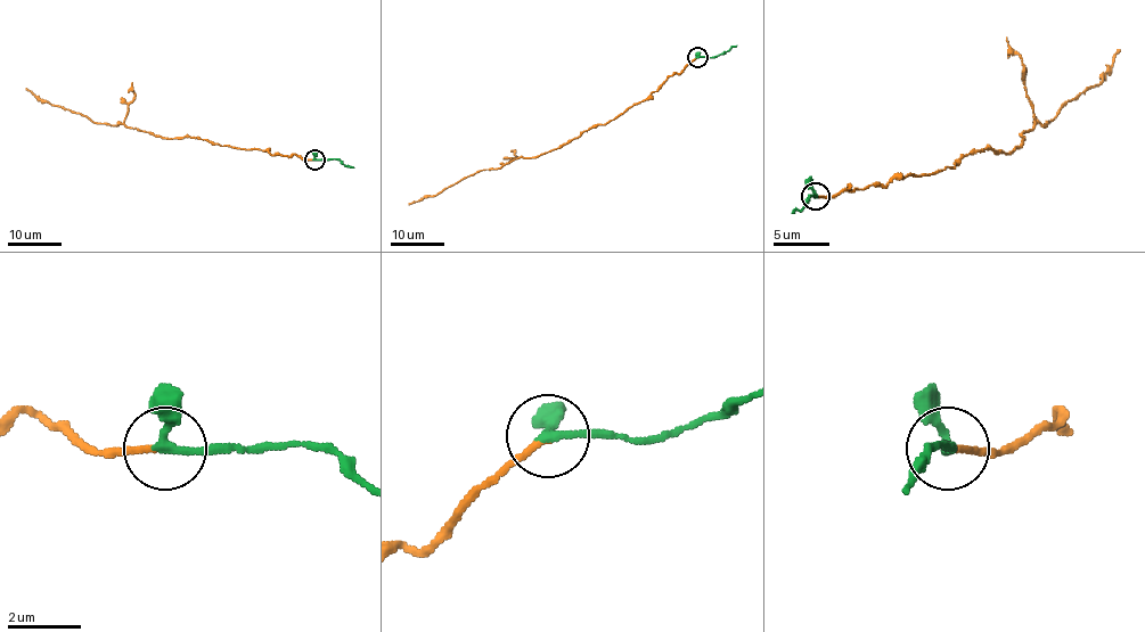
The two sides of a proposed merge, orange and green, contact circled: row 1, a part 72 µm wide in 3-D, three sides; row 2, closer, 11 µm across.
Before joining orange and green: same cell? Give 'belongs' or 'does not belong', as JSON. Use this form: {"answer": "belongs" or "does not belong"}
{"answer": "belongs"}

